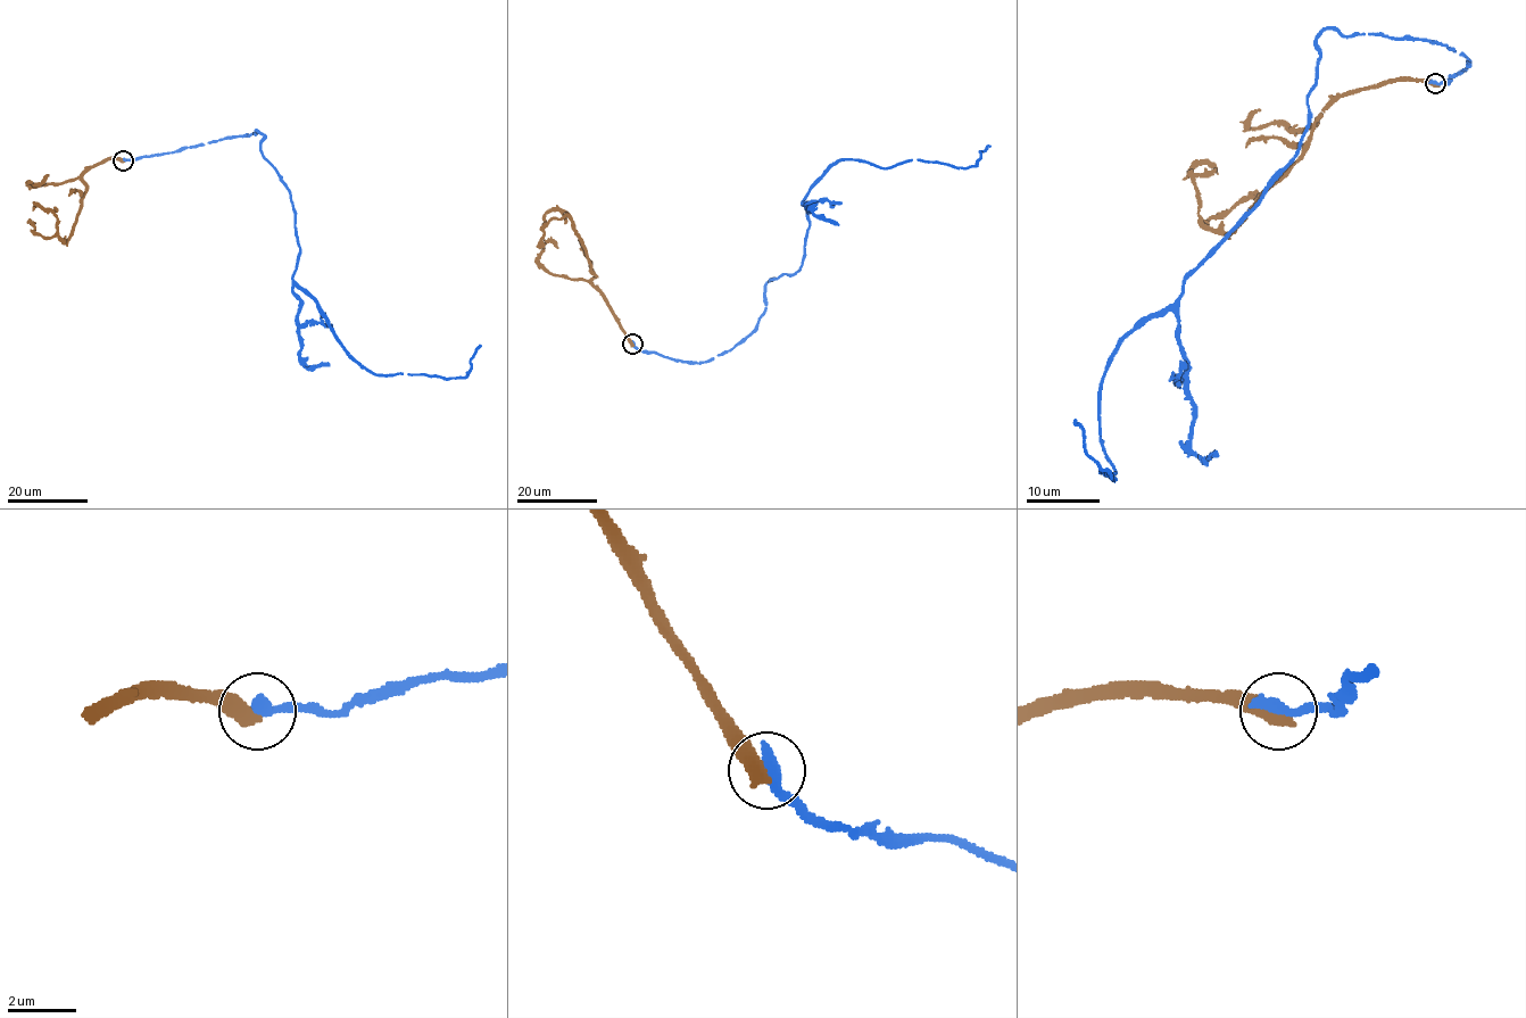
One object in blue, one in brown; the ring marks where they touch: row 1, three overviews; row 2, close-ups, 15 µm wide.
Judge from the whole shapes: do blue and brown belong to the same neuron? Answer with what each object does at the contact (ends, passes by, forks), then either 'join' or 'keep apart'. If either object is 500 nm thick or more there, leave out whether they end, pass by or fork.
keep apart

